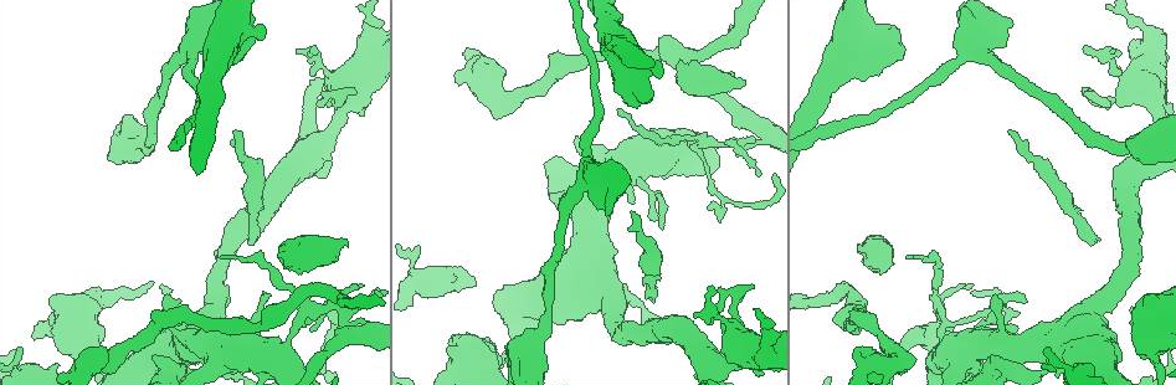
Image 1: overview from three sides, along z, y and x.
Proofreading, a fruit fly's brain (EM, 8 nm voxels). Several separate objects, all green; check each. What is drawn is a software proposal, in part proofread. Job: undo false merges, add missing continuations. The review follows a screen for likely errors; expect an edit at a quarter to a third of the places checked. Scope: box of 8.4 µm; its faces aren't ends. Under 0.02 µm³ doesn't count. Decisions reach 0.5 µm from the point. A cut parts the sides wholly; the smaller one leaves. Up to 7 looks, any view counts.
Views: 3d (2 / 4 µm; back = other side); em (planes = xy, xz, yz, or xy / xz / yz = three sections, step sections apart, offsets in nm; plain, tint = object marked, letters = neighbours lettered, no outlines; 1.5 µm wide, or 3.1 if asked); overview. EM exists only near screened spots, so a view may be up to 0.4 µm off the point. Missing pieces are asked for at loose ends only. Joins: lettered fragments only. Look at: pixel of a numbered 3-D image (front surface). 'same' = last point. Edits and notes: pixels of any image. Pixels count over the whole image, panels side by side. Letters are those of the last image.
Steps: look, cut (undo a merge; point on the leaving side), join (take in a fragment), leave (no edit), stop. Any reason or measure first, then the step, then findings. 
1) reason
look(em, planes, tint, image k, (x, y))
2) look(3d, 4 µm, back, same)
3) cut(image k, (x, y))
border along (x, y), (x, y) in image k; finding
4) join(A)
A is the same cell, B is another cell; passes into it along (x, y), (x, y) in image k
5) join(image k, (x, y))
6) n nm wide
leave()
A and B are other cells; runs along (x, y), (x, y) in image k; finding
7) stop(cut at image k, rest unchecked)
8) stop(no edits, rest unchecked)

thin arm on a thick one
look(em, planes, letters, image 1, (296, 322))

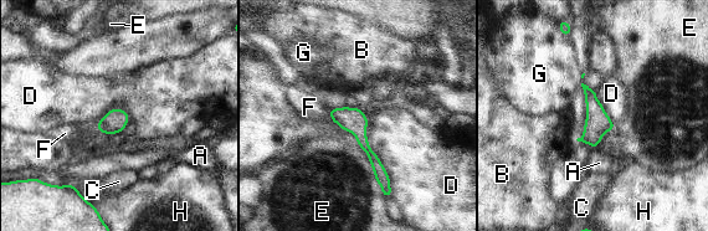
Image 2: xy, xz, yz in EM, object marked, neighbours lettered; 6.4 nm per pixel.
leave()
A, B, C, D, E, F, G and H are other cells; border along (367, 119), (368, 145), (390, 189) in image 2; continuous, no second neuron

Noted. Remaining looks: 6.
tapers out
look(3d, 4 µm, image 1, (997, 302))

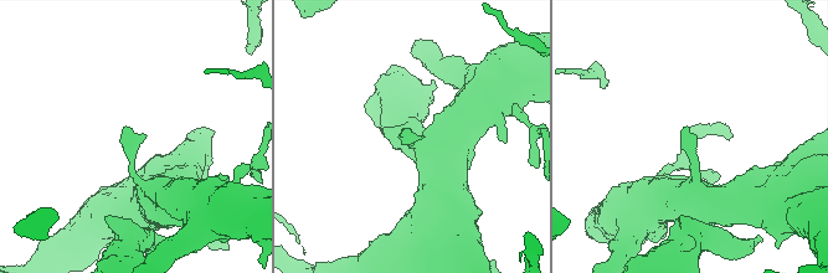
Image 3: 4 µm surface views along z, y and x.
now the EM
look(em, planes, letters, image 3, (145, 136))

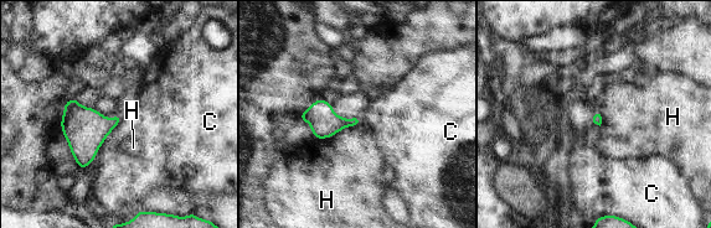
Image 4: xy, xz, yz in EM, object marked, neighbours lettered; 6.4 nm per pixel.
H touches over 320 nm
leave()
C and H are other cells; border along (122, 118), (108, 134) in image 4; none of them fits

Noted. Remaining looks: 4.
stop(no edits, rest unchecked)

